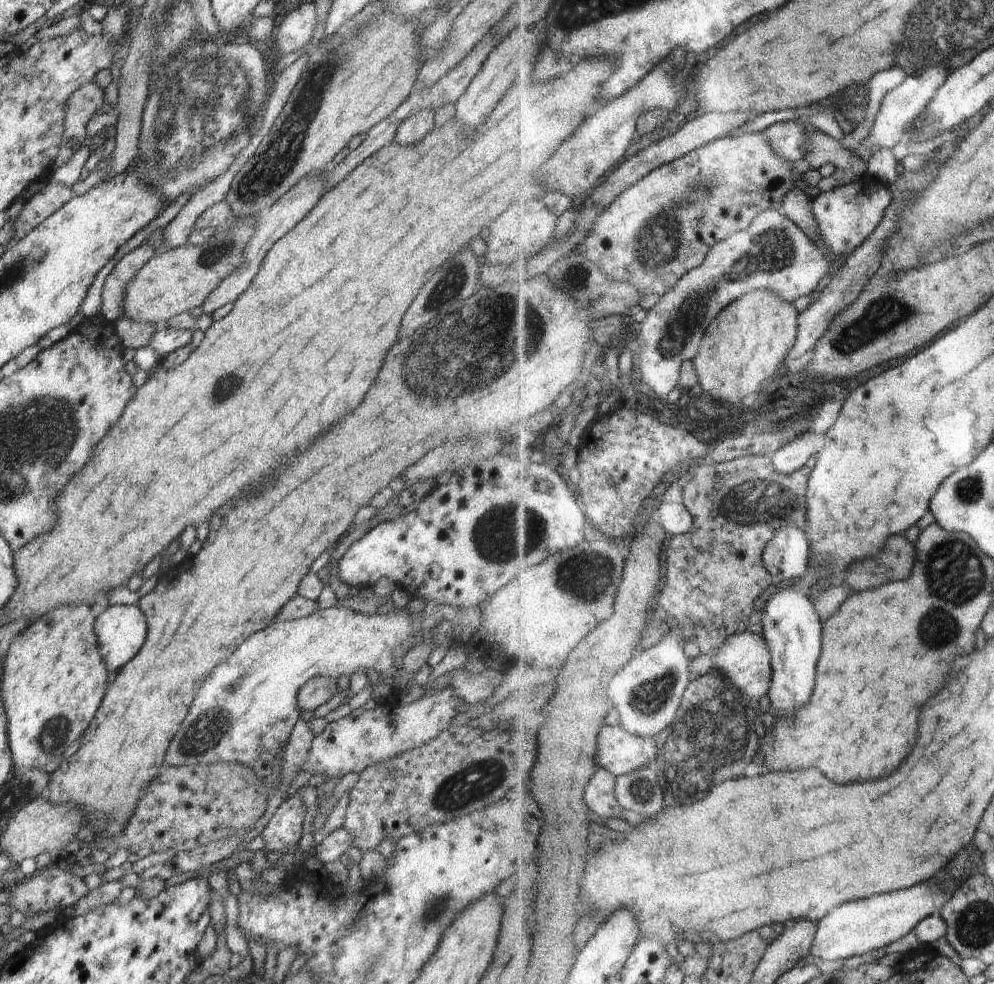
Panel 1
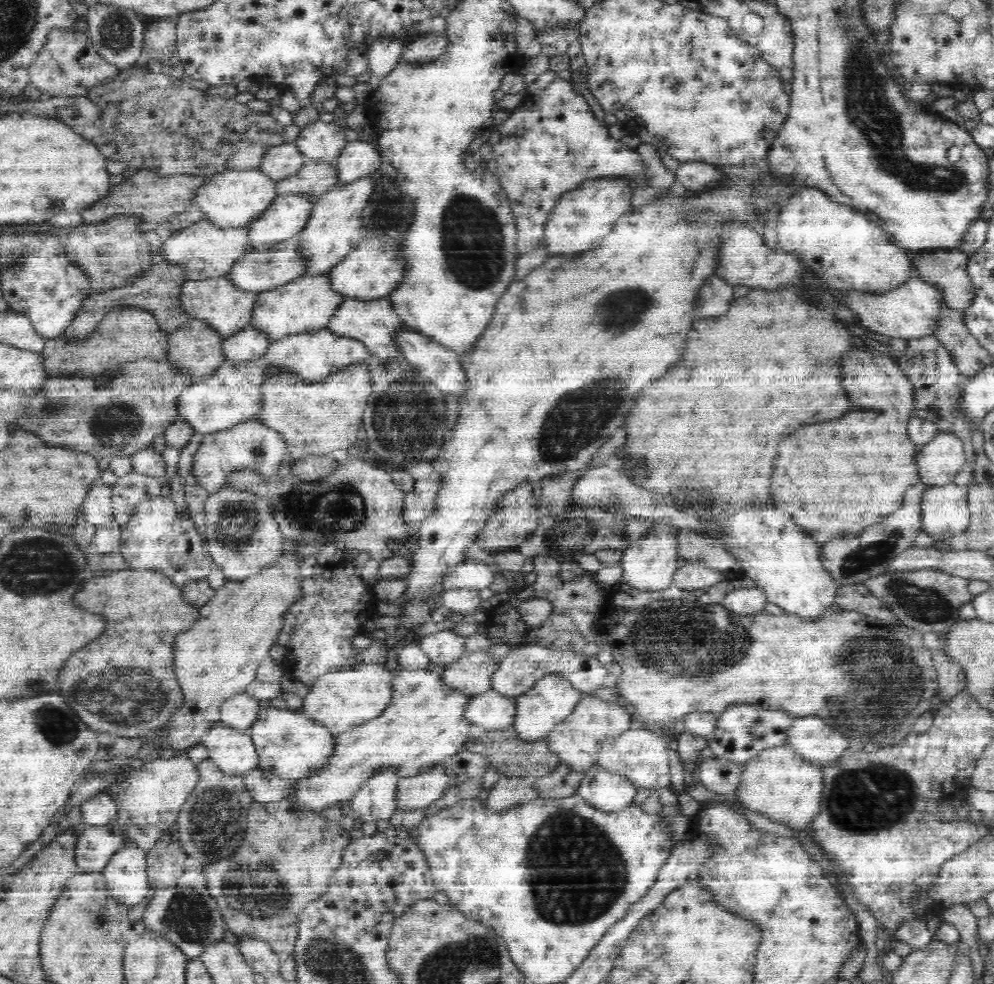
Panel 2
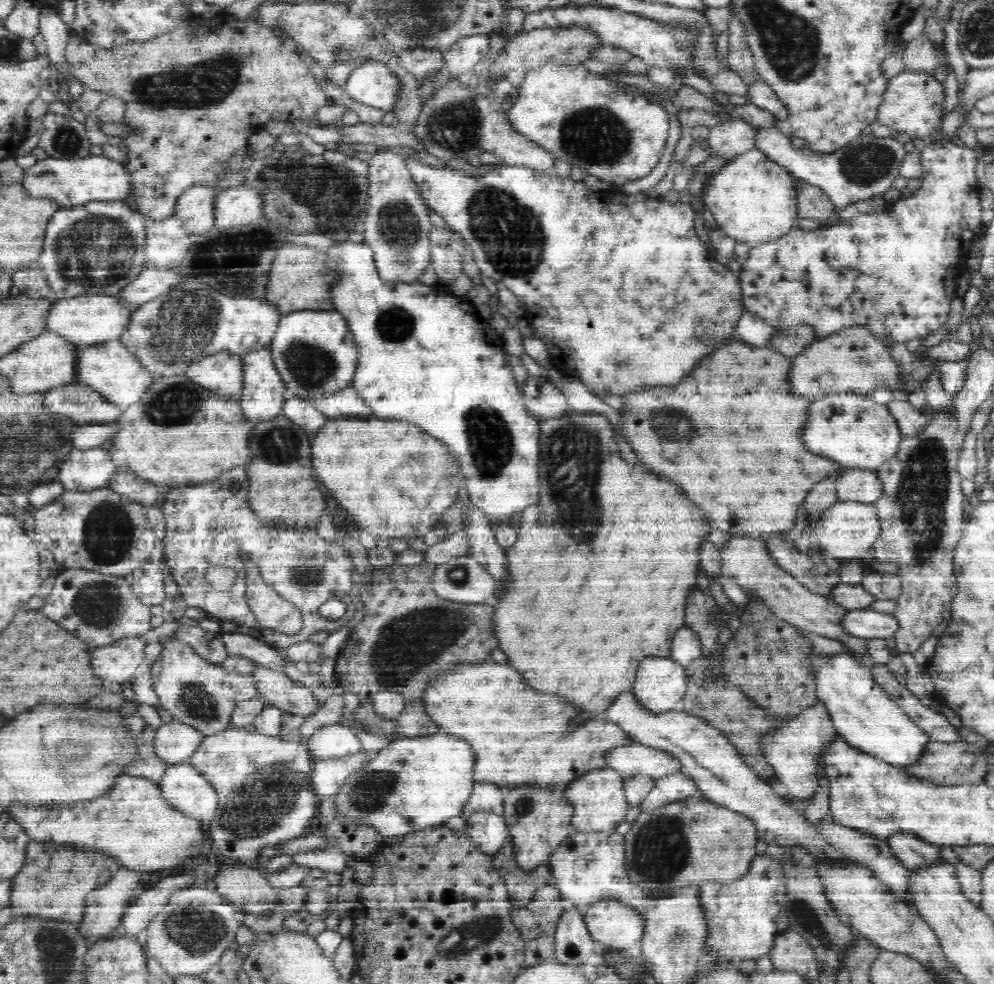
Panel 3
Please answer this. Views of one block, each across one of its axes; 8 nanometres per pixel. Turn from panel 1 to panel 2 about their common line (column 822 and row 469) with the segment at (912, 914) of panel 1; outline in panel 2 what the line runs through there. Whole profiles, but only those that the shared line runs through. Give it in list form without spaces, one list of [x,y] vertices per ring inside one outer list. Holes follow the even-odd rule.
[[[940,433],[921,449],[919,464],[921,482],[942,486],[956,482],[956,475],[965,466],[965,444],[953,433]]]

